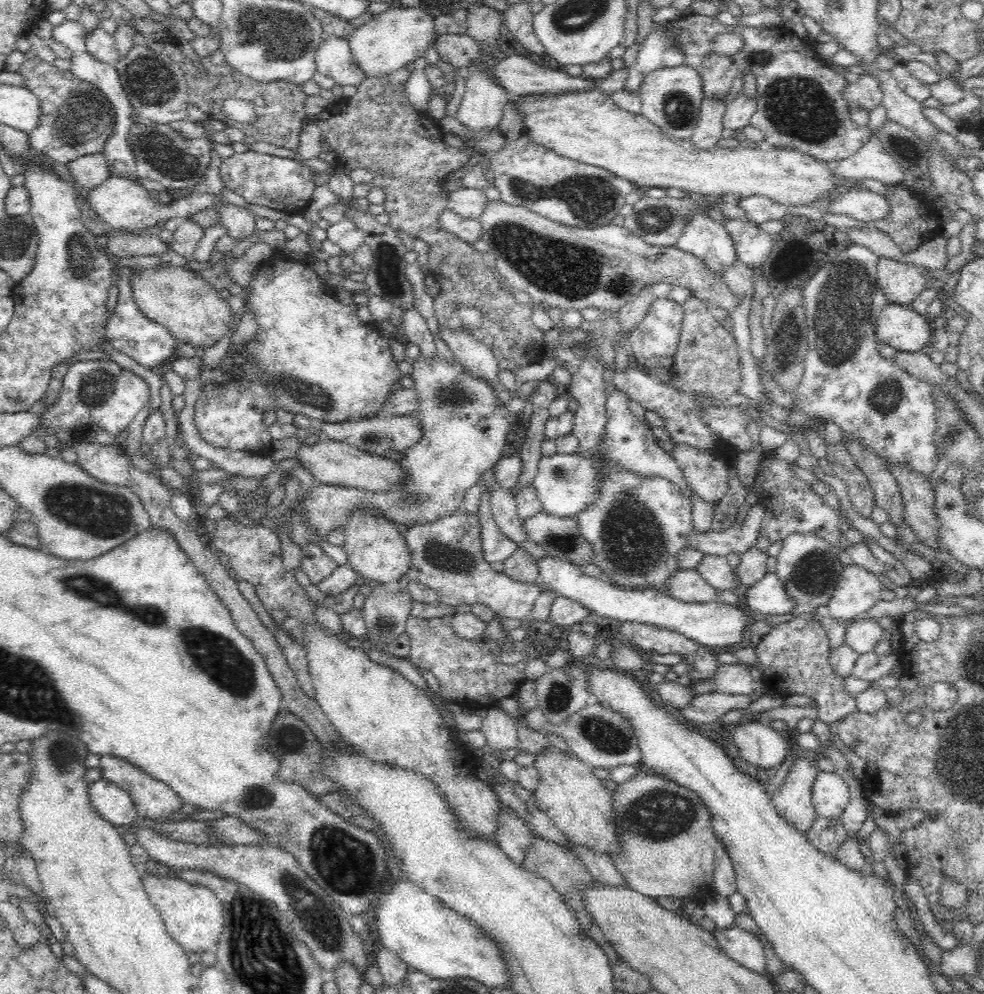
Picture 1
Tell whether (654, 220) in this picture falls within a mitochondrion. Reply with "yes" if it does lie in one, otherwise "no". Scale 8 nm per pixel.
yes

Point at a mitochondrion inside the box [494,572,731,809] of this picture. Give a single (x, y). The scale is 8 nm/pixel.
(610, 738)

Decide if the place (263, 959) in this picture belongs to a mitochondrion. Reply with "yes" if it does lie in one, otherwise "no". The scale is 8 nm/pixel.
yes

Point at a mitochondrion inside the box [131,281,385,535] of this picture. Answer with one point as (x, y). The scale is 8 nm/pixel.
(322, 396)

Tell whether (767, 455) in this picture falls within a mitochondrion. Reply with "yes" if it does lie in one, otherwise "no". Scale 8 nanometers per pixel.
no

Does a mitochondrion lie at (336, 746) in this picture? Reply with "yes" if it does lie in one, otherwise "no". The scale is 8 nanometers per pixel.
no

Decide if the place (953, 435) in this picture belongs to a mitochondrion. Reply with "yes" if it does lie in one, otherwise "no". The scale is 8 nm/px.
yes

